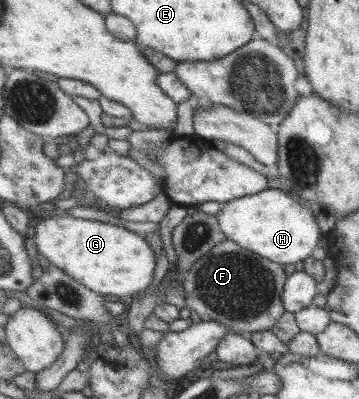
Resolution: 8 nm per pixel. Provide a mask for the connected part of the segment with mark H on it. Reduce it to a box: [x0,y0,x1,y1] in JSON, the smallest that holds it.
[217,188,325,264]

